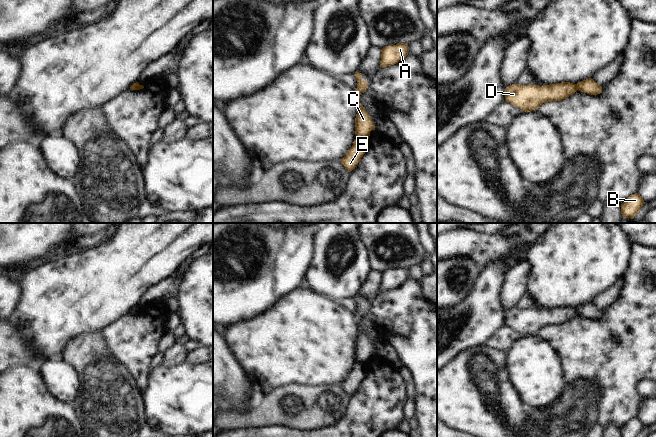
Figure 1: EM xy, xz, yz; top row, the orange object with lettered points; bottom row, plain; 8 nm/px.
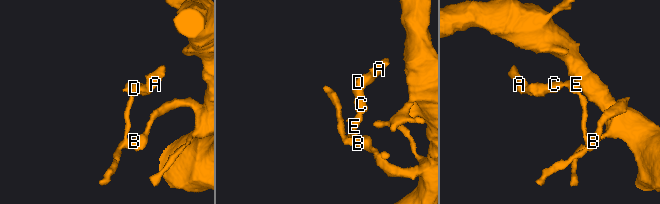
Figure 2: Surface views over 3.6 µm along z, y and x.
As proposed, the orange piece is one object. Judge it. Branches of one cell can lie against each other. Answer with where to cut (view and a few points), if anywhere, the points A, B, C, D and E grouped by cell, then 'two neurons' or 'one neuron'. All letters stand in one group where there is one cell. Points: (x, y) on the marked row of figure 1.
xz (357, 138), (365, 140) | A C D / B E | two neurons

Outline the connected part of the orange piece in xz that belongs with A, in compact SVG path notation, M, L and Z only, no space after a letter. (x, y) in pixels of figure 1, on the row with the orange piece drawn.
M404 43L383 47L381 49L380 67L388 67L404 59L408 55L407 47L408 44Z

